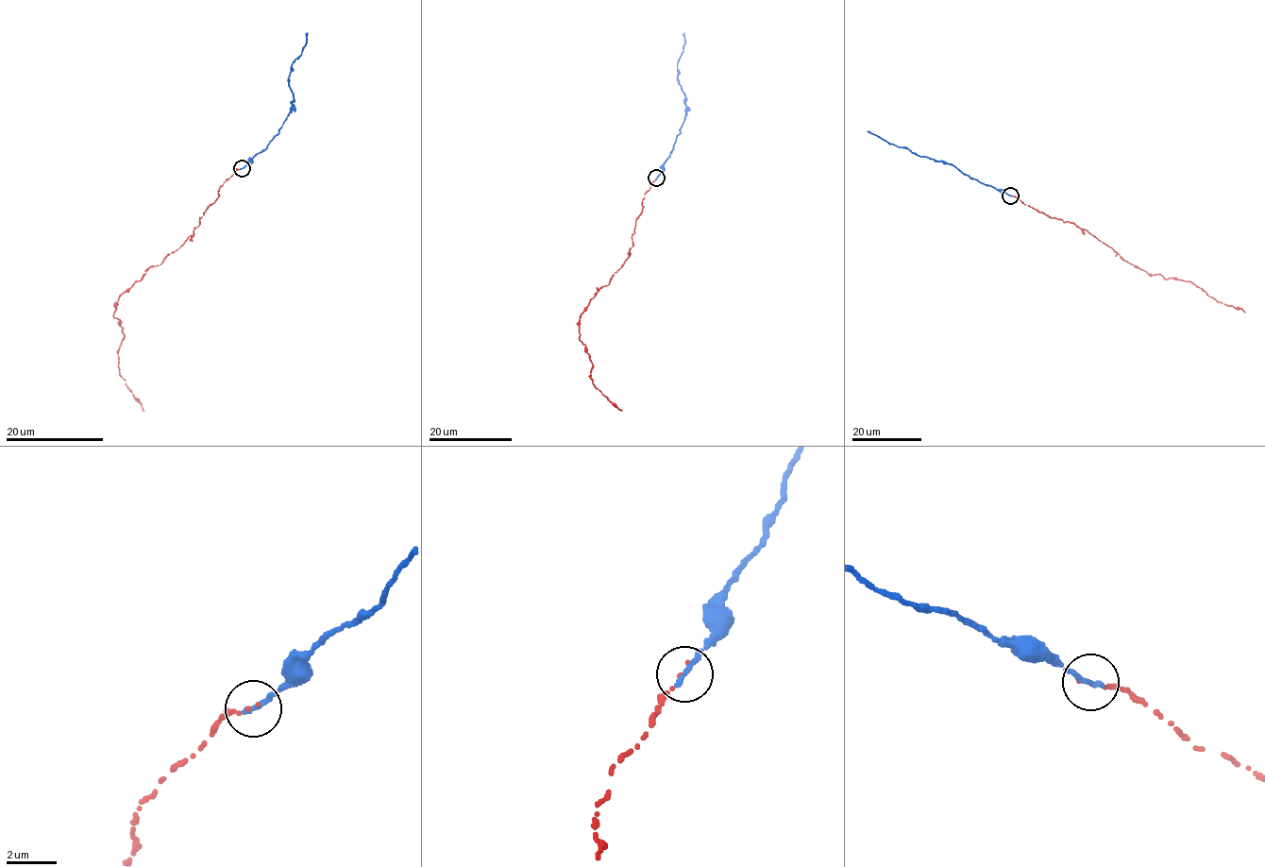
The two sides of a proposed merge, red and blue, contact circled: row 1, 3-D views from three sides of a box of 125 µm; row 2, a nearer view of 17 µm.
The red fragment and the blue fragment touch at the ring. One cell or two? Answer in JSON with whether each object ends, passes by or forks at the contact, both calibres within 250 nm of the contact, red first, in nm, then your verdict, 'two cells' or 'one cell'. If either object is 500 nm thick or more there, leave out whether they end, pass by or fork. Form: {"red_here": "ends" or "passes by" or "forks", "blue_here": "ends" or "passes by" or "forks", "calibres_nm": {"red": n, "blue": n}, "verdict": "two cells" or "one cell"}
{"red_here": "ends", "blue_here": "ends", "calibres_nm": {"red": 110, "blue": 240}, "verdict": "two cells"}

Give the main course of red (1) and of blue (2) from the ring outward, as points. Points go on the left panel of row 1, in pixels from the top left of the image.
1: (241, 168), (219, 187), (218, 198), (192, 236), (118, 297), (113, 316), (125, 335), (118, 367), (143, 410)
2: (241, 168), (265, 149), (289, 113), (294, 100), (289, 86), (291, 65), (305, 45), (306, 33)

